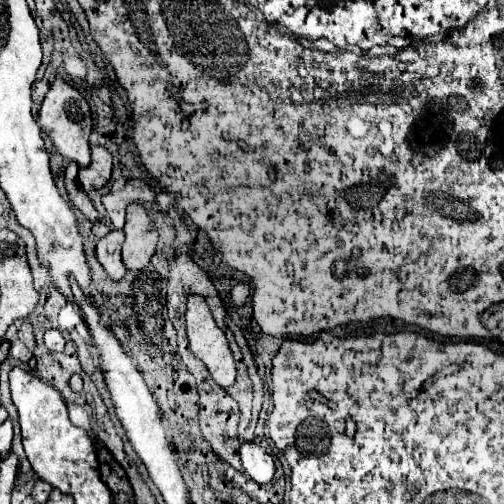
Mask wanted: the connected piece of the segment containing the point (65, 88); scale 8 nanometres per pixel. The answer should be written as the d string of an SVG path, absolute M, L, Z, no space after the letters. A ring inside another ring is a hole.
M61 76L55 78L55 82L51 84L51 88L39 108L39 126L45 130L45 134L51 136L53 144L65 158L75 160L79 166L89 164L89 134L93 128L91 110L89 110L87 100L77 92L77 88L73 88Z

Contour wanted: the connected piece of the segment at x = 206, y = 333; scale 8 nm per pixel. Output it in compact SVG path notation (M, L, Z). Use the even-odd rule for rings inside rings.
M191 294L187 298L185 320L187 320L187 336L189 336L189 348L191 348L191 352L207 366L209 374L213 376L213 380L221 388L229 388L235 382L235 374L237 374L235 360L233 360L233 354L231 354L229 342L225 338L225 332L215 324L215 320L211 316L211 310L209 310L209 306L207 306L207 302L205 302L203 296Z

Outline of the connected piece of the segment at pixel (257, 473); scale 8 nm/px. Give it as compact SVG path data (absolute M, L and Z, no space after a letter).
M243 442L241 444L241 462L245 468L245 474L259 482L259 484L267 484L271 482L273 474L275 474L275 462L273 456L267 454L261 446L257 446L255 442Z

